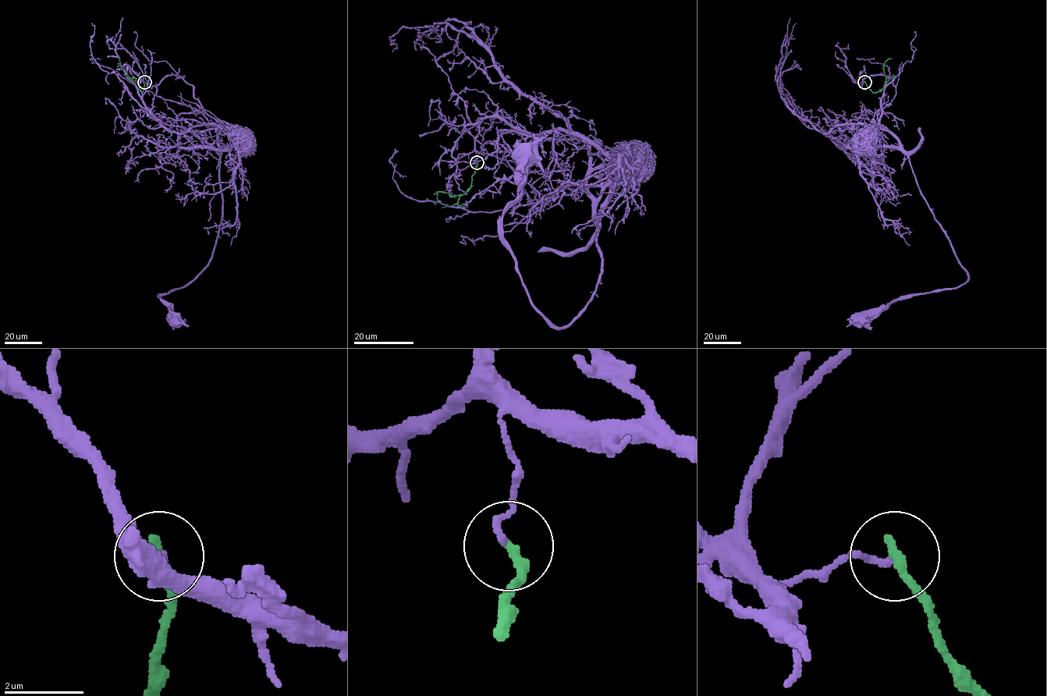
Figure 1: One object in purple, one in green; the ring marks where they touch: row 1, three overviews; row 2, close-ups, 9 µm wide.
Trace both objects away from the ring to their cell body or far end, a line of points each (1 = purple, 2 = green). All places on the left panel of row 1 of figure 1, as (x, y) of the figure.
1: (143, 82), (156, 86), (167, 75), (182, 77), (222, 126), (221, 222), (202, 271), (161, 296), (175, 317)
2: (144, 82), (141, 93), (122, 69), (118, 58)

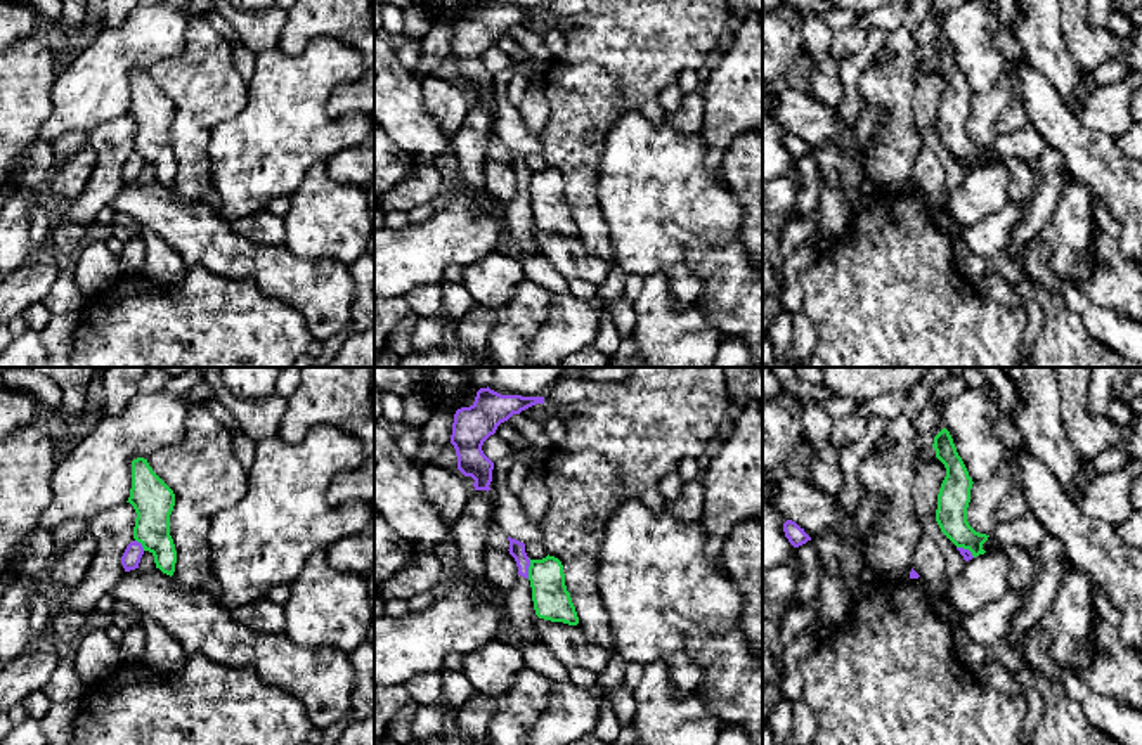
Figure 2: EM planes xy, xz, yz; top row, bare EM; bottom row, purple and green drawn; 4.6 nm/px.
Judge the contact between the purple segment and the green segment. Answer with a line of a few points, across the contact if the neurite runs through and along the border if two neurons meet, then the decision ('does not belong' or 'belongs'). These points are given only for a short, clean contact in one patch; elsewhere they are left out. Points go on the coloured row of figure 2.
line xz (527, 558), (529, 577); does not belong

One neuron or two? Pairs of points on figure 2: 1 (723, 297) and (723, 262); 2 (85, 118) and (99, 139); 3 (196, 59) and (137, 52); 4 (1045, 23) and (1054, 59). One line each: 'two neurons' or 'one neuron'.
1: one neuron
2: two neurons
3: two neurons
4: one neuron

